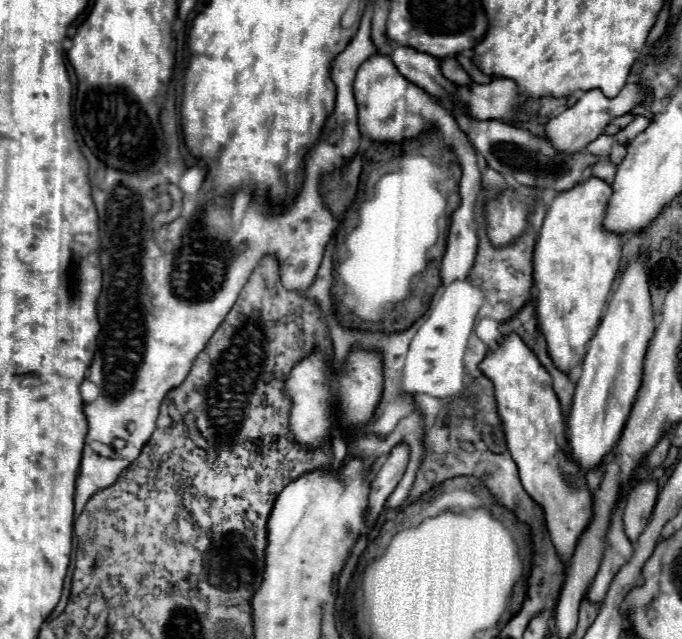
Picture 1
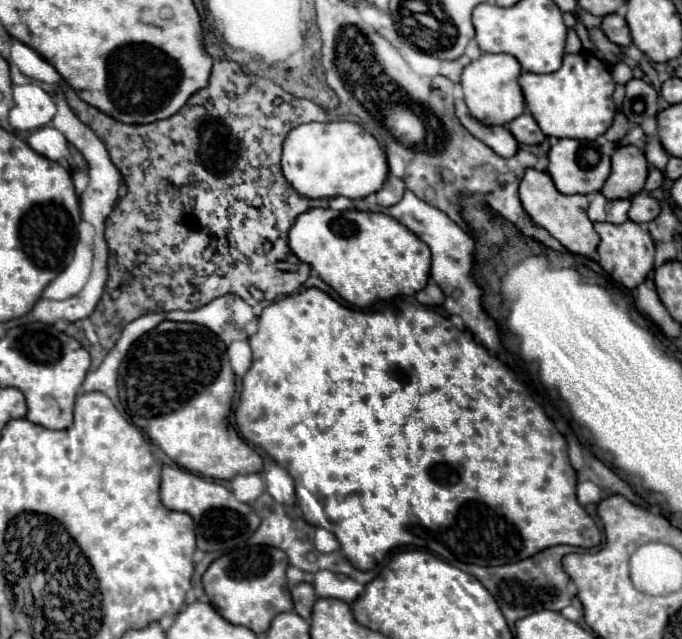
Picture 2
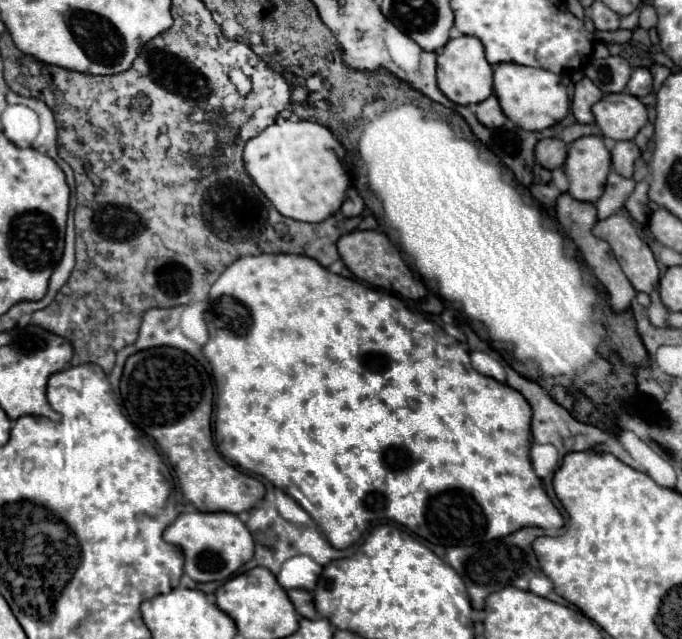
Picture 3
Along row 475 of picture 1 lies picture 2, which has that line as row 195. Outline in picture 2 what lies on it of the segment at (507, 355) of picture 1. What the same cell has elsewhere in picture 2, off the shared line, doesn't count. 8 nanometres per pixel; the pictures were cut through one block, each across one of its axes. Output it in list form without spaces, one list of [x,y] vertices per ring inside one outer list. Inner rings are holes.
[[[528,168],[520,182],[520,200],[530,220],[538,228],[548,230],[566,250],[570,250],[572,254],[580,254],[580,256],[592,256],[596,252],[600,236],[596,234],[588,218],[588,198],[586,196],[560,194],[554,188],[554,182],[550,180],[548,172],[538,172],[534,168]]]

